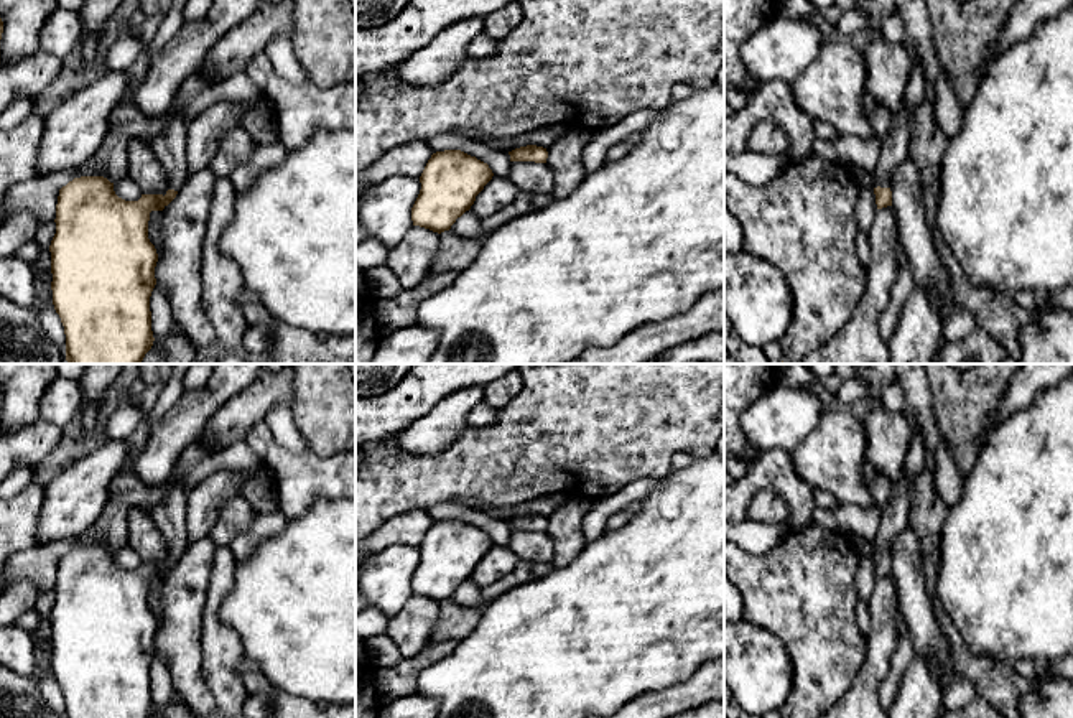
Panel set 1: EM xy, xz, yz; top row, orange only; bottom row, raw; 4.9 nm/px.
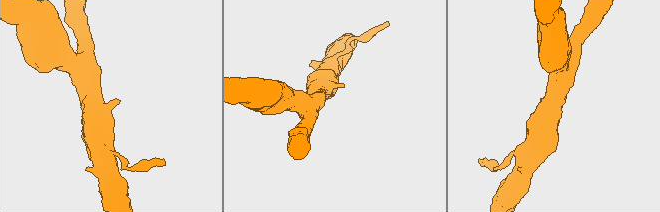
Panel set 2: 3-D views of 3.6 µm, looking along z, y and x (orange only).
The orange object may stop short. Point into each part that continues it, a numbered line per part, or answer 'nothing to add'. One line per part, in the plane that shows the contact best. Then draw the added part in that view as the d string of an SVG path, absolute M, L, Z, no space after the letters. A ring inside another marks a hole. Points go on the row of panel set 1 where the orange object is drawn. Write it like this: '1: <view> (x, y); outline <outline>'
1: yz (894, 147); outline M912 59L908 82L905 86L905 104L900 110L892 112L892 125L880 138L880 155L876 166L874 188L890 188L890 176L895 168L910 158L908 133L915 109L925 100L927 77L923 66Z

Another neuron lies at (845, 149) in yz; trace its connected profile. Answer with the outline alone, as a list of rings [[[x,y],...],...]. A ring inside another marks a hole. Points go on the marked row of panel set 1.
[[[838,135],[834,140],[815,137],[811,152],[828,161],[854,165],[867,173],[876,173],[880,155],[880,140],[877,137],[859,138],[856,135]]]

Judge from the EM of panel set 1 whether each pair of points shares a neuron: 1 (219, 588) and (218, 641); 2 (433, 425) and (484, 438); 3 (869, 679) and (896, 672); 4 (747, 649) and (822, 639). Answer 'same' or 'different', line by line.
1: same
2: different
3: different
4: different

